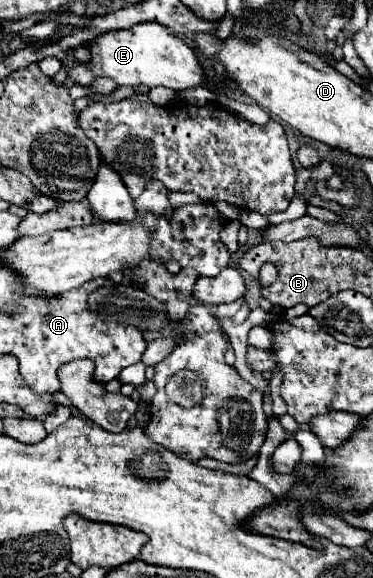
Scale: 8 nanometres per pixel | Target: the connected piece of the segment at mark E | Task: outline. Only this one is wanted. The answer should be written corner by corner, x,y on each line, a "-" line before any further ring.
154,22
136,24
128,30
104,32
92,44
90,54
92,54
92,60
88,64
78,64
72,58
72,54
66,52
64,64
74,84
90,86
94,78
112,78
120,86
138,86
138,84
144,84
148,88
164,86
176,92
196,88
196,86
204,86
210,90
218,88
216,84
206,82
202,64
198,62
194,50
188,44
184,44
180,38
168,34
166,26
160,26

